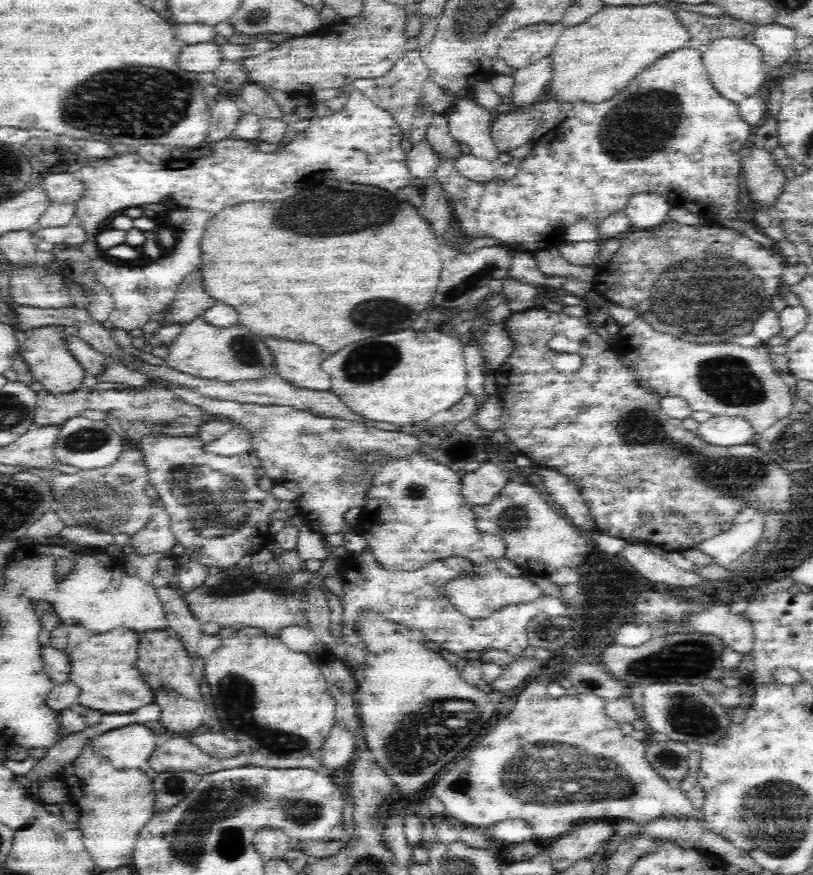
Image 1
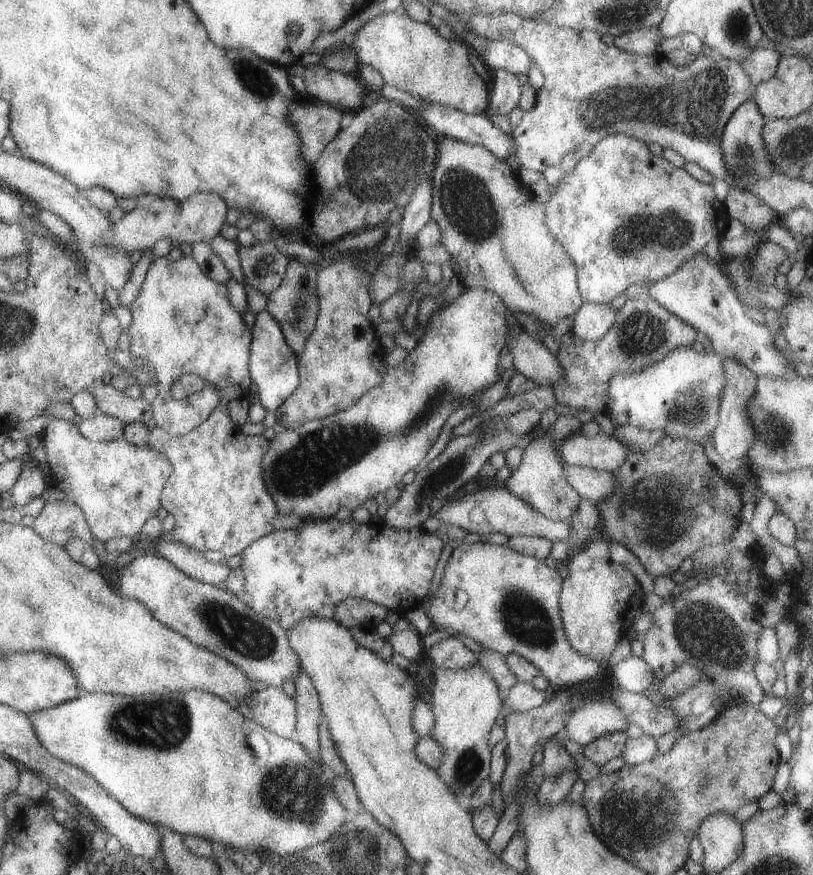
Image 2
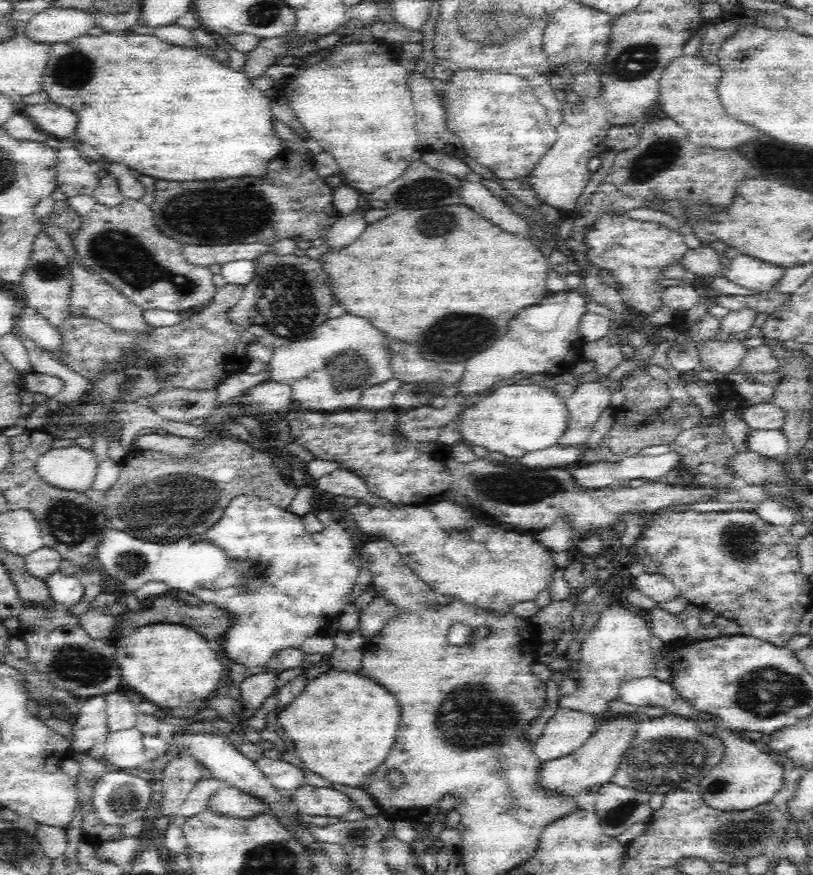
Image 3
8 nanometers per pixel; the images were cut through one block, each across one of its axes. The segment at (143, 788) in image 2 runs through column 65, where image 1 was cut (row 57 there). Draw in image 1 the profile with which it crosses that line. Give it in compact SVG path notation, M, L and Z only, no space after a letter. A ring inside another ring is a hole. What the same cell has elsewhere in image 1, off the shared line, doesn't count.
M722 37L704 49L702 61L716 92L737 105L742 100L757 94L768 68L764 63L762 51L749 39Z

